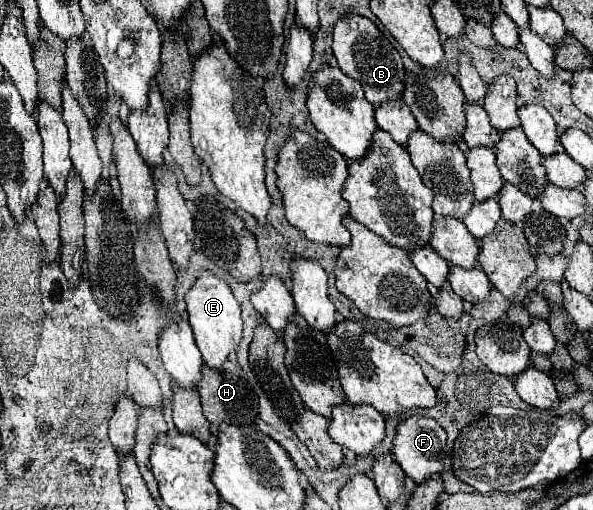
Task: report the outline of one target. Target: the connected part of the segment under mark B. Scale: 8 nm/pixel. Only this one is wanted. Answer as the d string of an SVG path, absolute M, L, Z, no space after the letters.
M347 16L339 20L333 28L333 54L337 58L339 68L349 76L355 78L363 90L365 98L373 106L381 106L389 100L403 98L403 84L405 84L405 68L399 52L393 44L381 34L381 30L363 16Z

